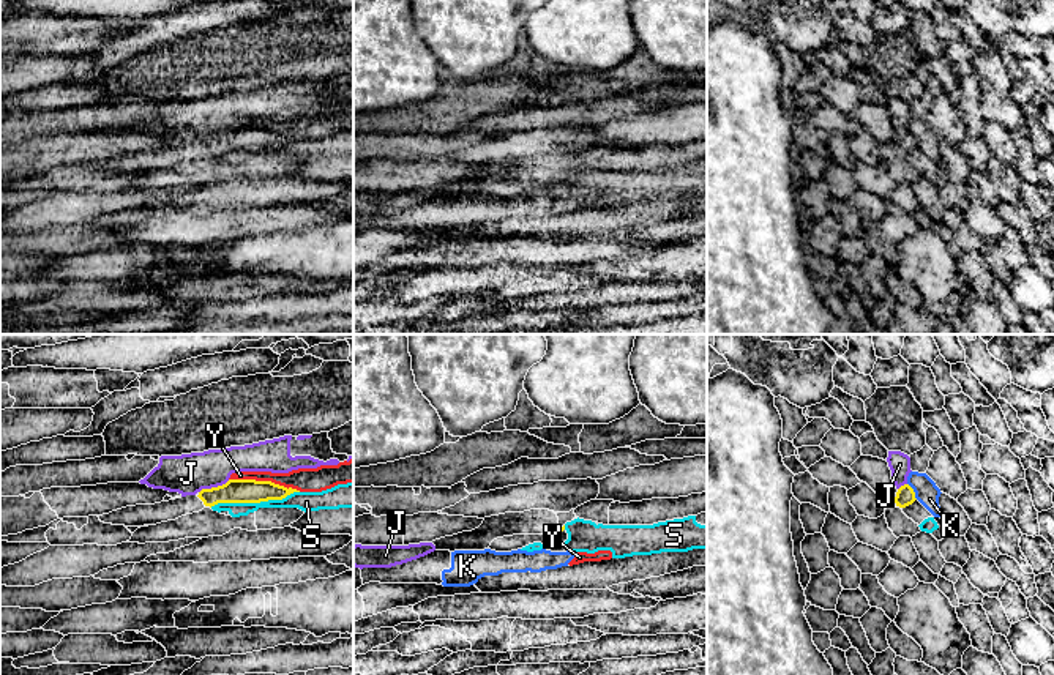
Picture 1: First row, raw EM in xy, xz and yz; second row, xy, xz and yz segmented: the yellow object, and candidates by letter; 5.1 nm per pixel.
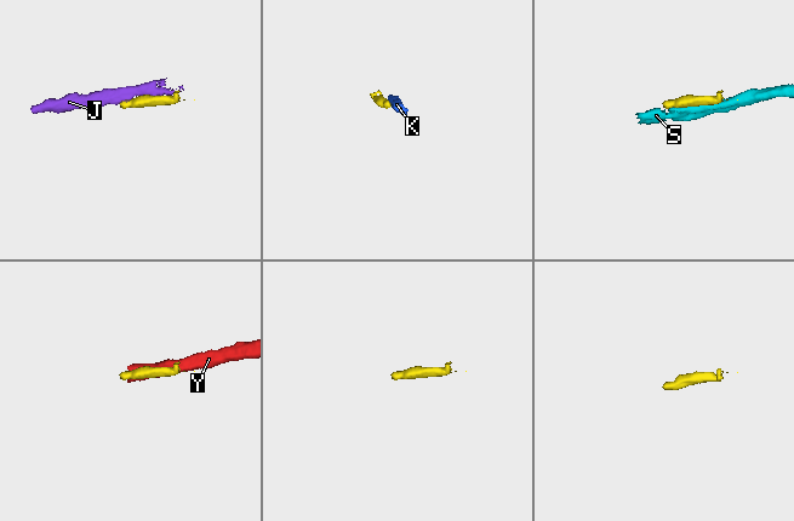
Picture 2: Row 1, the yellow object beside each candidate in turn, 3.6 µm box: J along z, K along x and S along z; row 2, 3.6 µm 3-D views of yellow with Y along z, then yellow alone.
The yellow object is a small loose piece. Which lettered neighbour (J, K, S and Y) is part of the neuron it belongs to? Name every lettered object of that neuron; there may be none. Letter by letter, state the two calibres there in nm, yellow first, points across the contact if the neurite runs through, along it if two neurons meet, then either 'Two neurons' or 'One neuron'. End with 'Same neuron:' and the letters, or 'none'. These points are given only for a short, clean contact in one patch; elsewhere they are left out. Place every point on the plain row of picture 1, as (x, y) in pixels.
J: Thickness 130 nm (yellow) against 200 nm. Two neurons
K: Thickness 90 nm (yellow) against 120 nm. Boundary: yz (908, 130), (917, 145). Two neurons
S: Thickness 130 nm (yellow) against 100 nm. Two neurons
Y: Thickness 130 nm (yellow) against 130 nm. Two neurons
Same neuron: none

